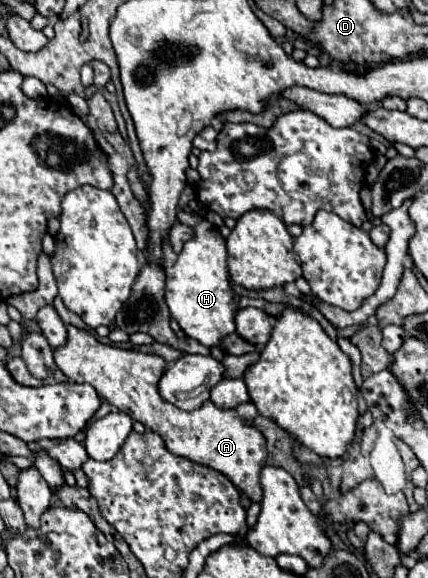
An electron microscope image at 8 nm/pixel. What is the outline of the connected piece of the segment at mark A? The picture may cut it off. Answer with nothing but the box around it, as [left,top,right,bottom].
[54,325,268,500]

